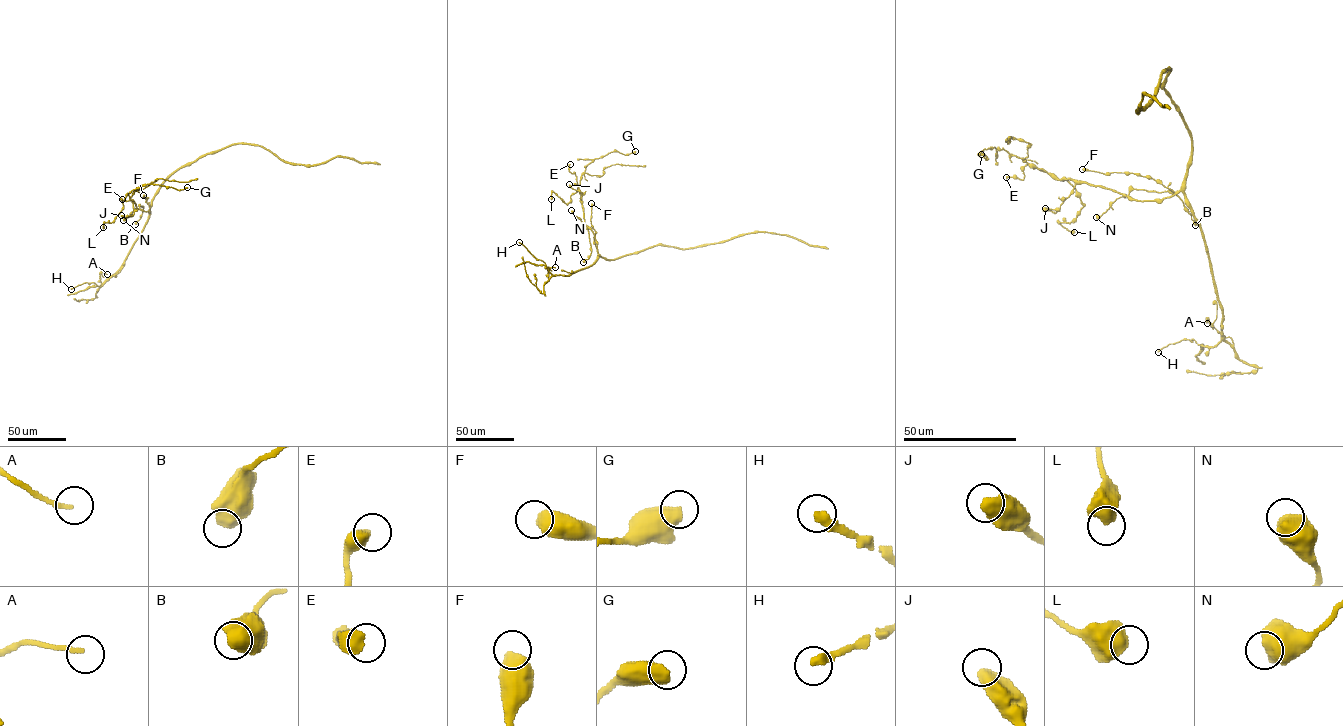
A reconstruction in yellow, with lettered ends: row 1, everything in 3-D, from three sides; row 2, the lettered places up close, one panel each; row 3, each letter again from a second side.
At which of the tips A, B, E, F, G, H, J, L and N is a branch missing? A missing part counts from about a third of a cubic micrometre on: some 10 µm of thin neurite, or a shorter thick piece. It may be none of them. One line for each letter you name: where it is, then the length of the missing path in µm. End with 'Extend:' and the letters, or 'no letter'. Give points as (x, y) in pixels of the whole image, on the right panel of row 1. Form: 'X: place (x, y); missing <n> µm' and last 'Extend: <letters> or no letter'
Extend: no letter

